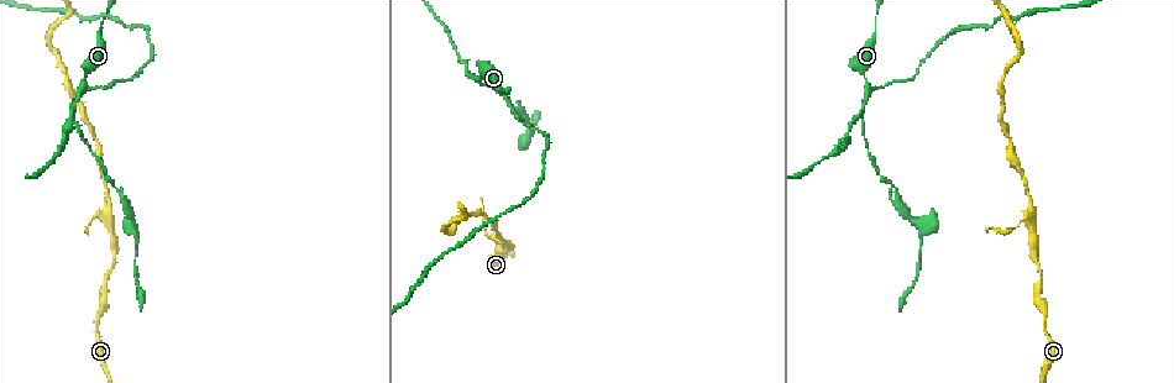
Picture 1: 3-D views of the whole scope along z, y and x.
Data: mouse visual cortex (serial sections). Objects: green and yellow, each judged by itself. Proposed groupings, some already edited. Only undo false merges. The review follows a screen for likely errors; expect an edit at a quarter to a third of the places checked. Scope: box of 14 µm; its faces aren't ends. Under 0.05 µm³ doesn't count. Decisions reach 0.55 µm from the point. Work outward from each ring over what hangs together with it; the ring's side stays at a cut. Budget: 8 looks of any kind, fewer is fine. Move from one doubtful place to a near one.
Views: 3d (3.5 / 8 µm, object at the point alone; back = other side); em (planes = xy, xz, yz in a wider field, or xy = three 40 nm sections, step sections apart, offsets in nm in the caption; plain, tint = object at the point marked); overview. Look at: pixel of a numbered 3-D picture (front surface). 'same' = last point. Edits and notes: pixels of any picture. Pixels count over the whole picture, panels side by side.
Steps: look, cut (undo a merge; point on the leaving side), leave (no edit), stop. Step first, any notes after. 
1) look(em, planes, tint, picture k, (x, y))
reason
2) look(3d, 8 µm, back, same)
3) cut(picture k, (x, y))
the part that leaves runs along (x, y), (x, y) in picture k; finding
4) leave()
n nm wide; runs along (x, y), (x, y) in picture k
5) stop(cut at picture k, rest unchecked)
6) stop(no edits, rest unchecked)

look(3d, 3.5 µm, picture 1, (1034, 224))
branch point

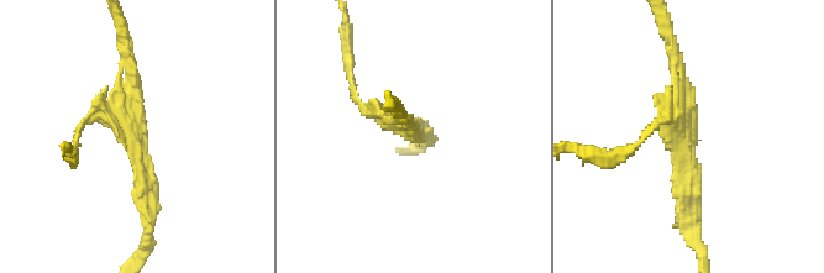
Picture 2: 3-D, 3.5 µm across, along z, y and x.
look(em, xy, step 3, tint, picture 2, (682, 139))
need the tissue

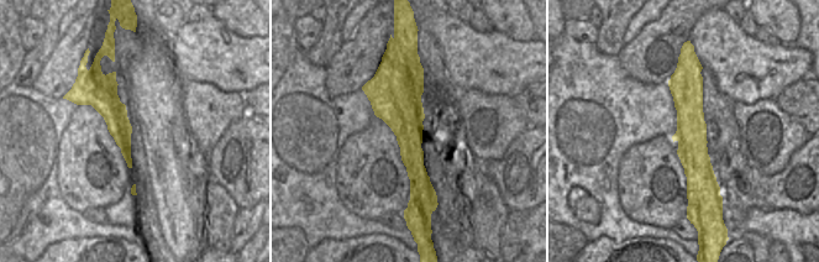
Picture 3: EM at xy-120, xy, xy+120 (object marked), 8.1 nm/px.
look(em, xy, step 2, tint, same)
another direction

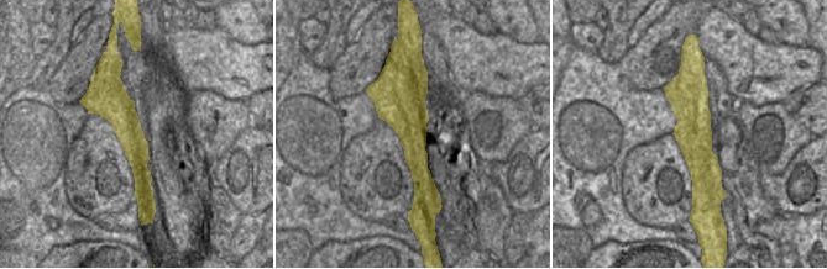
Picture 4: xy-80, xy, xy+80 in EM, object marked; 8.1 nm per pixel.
cut(picture 2, (661, 120))
380 nm wide; two cells meet here

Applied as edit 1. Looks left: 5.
look(overview)
see it whole again

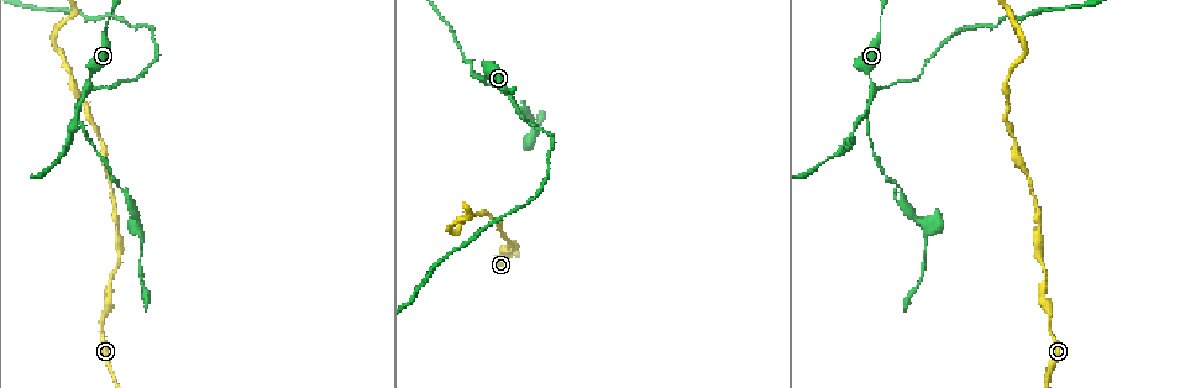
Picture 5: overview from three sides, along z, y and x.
look(3d, 3.5 µm, picture 5, (85, 86))
sharp bend

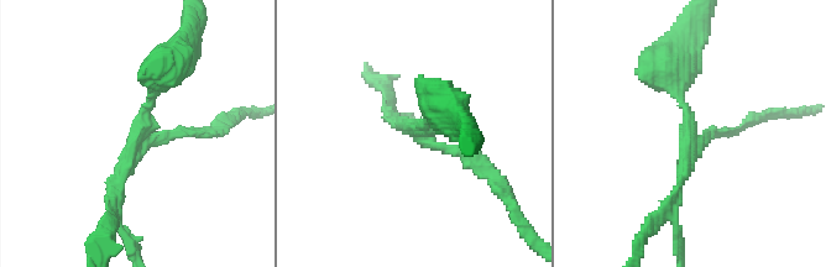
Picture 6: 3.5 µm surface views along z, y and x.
look(em, xy, step 1, tint, picture 6, (140, 134))
3 arms; arms of 100, 150, 300 nm; now the EM

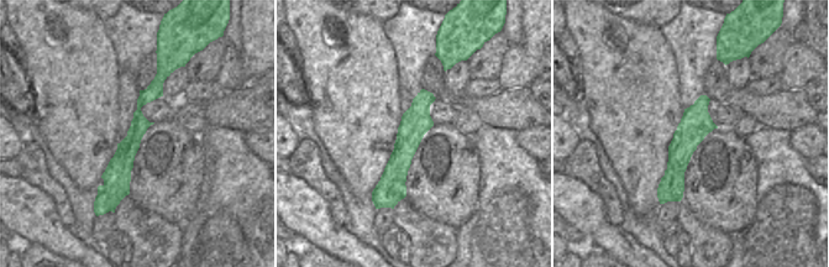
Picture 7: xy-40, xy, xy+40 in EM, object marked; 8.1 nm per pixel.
cut(picture 6, (105, 242))
border along (382, 174), (397, 178), (404, 184) in picture 7; a second cell is stuck on

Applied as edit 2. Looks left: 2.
look(3d, 8 µm, picture 5, (930, 227))
a fork

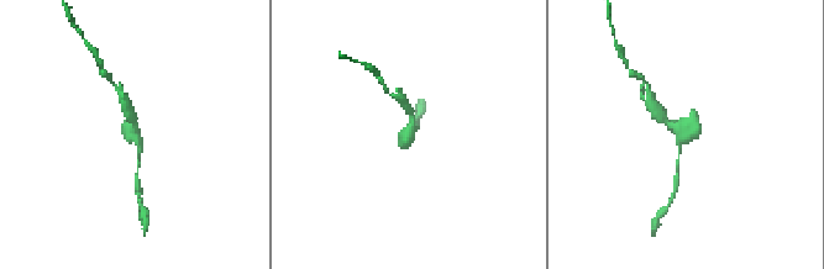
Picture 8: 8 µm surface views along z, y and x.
look(em, xy, step 5, tint, picture 8, (137, 131))

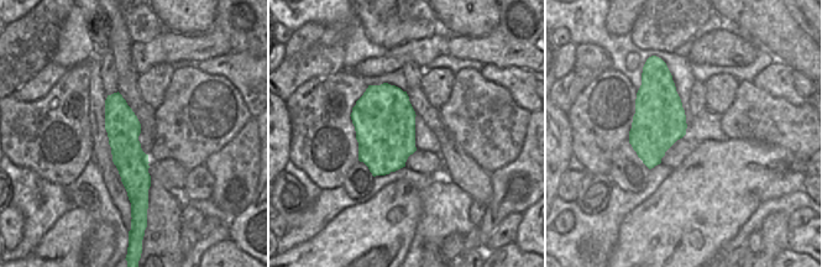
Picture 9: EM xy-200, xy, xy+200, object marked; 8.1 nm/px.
leave()
runs along (116, 95), (132, 194) in picture 9; all the same cell

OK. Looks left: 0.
stop(cut at picture 2, cut at picture 6, rest unchecked)

